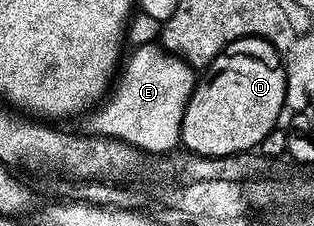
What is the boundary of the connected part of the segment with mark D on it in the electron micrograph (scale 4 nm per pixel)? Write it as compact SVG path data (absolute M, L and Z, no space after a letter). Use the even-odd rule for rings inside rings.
M244 36L233 44L227 45L222 55L215 57L209 67L200 73L193 93L183 110L181 144L189 147L194 157L218 157L237 155L260 149L263 138L278 127L281 111L286 111L285 64L277 53L277 48L258 36Z

